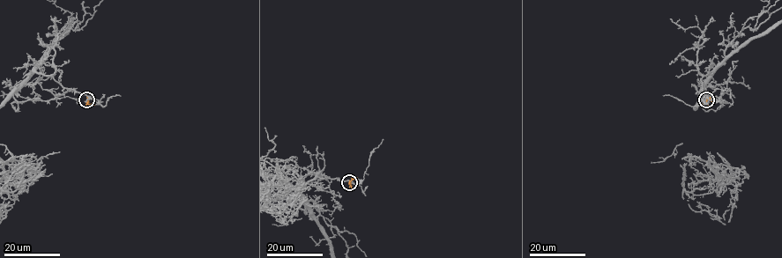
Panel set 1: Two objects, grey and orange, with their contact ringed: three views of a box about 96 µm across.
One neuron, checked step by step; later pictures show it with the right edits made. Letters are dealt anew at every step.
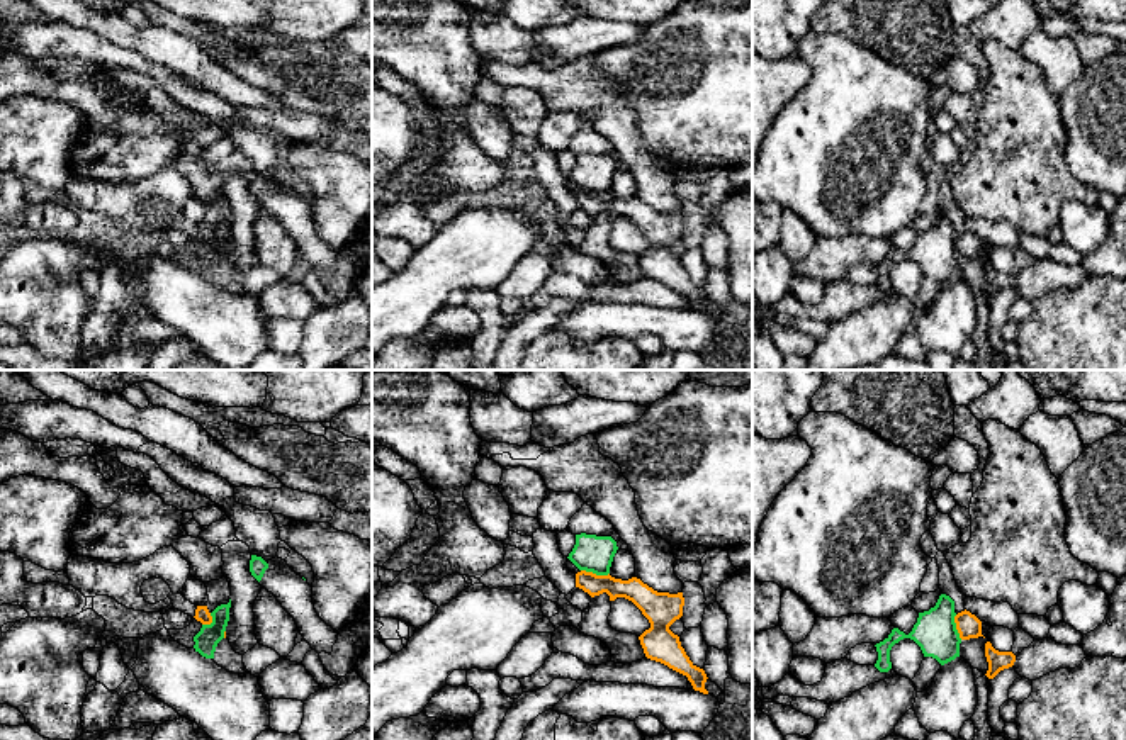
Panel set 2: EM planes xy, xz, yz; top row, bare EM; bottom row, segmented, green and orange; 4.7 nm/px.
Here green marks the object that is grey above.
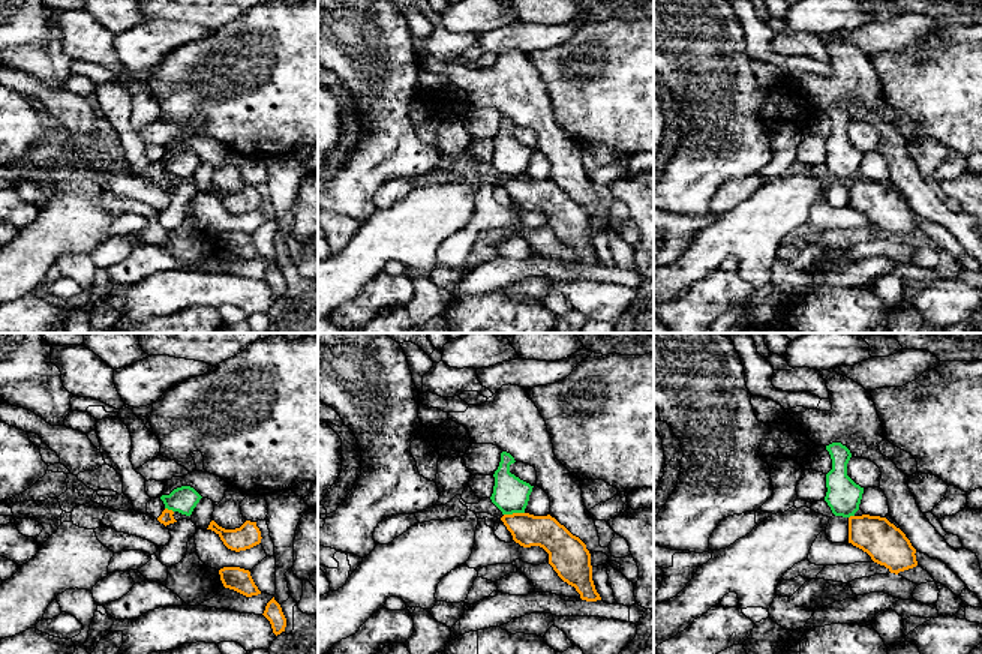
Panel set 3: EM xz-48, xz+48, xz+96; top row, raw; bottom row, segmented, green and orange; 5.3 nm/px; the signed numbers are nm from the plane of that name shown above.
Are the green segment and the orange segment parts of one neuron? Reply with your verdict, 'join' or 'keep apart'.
keep apart

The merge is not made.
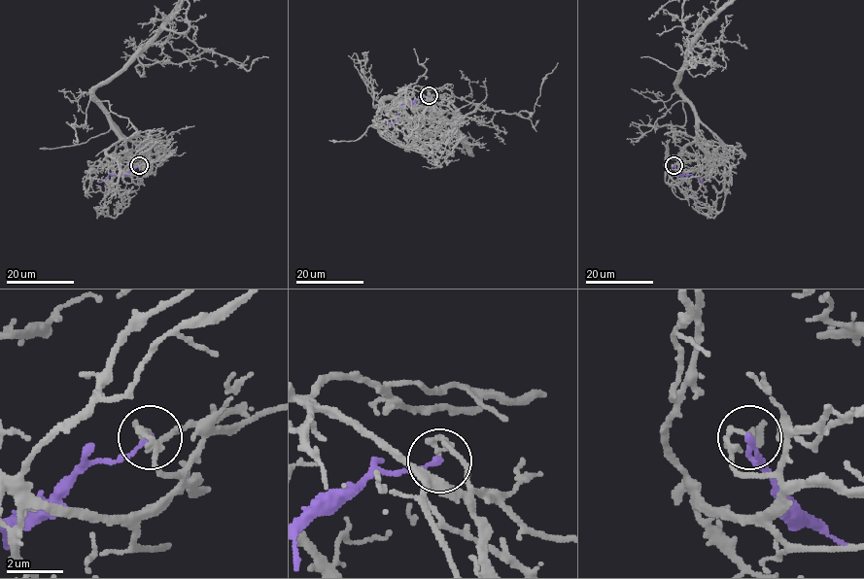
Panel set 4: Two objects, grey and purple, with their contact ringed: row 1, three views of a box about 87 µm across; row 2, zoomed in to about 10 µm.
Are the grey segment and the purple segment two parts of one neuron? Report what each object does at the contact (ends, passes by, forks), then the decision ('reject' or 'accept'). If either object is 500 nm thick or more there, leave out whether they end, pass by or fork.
grey ends; purple ends; accept

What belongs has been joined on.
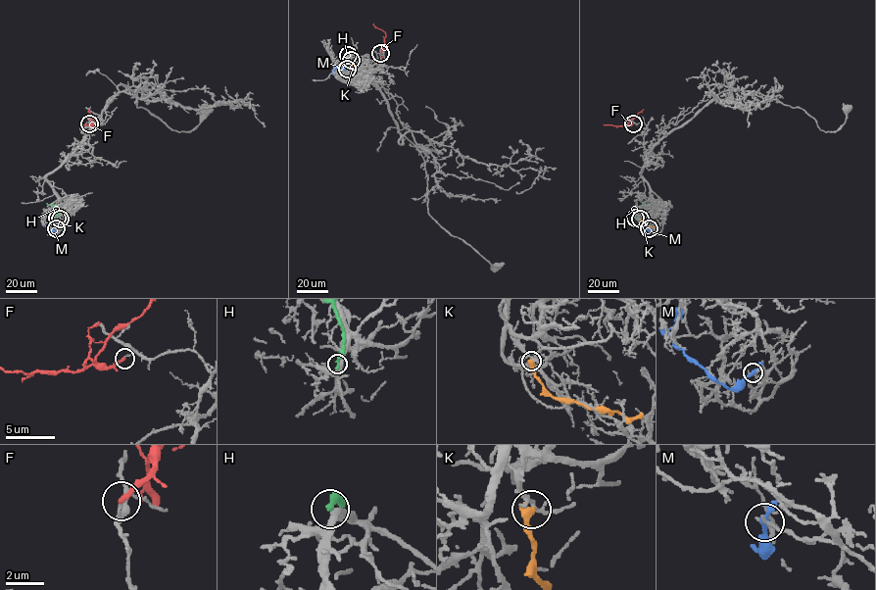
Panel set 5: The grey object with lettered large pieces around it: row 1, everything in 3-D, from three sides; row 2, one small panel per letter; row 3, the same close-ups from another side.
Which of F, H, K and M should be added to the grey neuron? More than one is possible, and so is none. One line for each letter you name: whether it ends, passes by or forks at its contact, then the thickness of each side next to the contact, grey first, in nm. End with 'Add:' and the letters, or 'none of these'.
Add: none of these

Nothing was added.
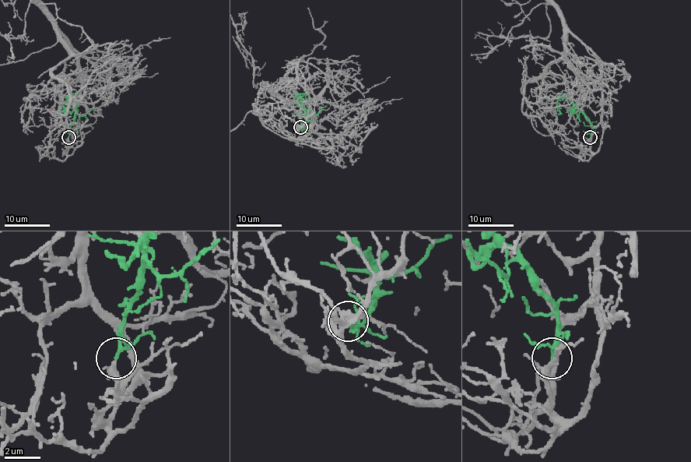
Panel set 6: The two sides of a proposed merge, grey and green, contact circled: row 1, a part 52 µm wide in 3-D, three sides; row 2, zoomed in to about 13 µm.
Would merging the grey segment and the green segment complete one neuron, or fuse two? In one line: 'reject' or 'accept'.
accept

